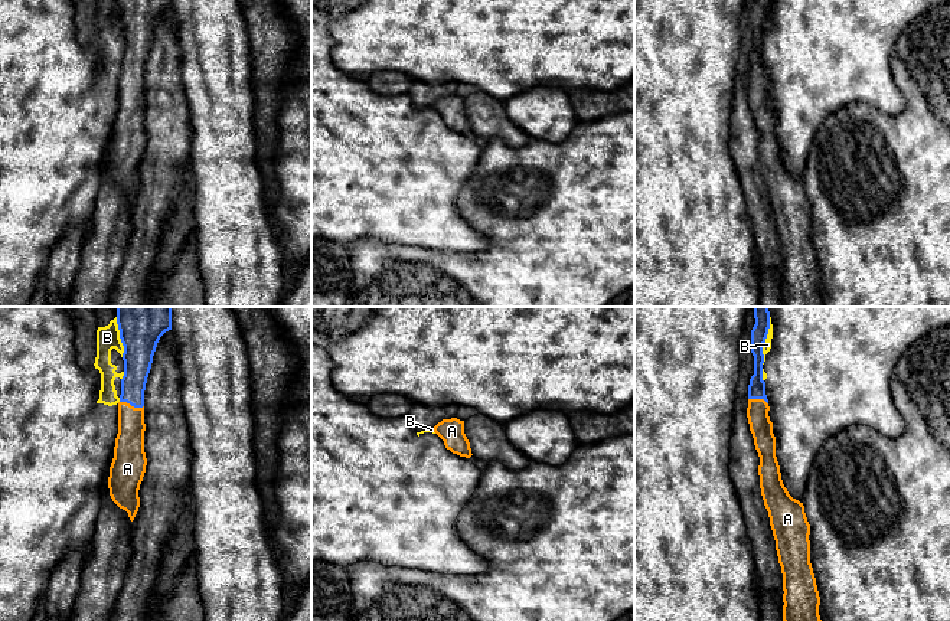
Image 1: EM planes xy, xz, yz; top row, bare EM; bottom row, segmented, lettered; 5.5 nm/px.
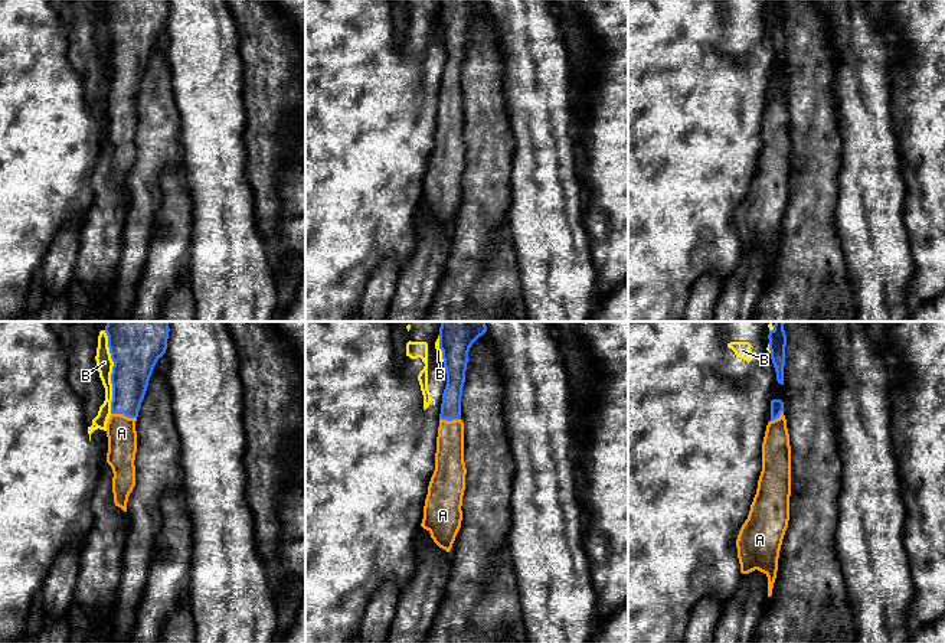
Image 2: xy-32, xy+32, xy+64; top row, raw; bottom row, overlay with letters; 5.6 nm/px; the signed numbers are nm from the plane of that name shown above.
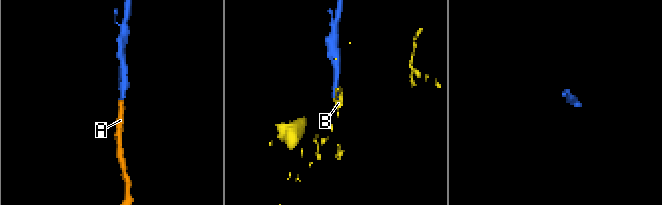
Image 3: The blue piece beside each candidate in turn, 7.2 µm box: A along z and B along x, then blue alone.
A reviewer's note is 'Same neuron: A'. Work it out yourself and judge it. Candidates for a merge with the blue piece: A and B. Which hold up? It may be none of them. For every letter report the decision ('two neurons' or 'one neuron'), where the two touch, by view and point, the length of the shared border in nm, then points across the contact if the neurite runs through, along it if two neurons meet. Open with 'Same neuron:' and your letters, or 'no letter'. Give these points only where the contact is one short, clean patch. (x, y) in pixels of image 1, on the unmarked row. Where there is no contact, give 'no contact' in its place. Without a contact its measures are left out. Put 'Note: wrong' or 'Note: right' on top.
Note: right
Same neuron: A
A: one neuron; contact xy (131, 82); length 140 nm; way xy (137, 39), (131, 82), (129, 127)
B: two neurons; contact yz (764, 19); length 240 nm

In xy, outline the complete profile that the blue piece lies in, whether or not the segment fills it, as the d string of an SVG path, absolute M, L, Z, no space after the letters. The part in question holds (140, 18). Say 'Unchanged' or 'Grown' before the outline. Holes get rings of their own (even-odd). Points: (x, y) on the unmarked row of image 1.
Grown. M117 0L124 23L124 53L118 79L118 111L115 115L114 135L110 144L108 166L112 179L128 190L133 199L138 184L138 167L143 158L147 135L144 130L144 68L151 46L153 33L160 14L172 7L172 0Z

